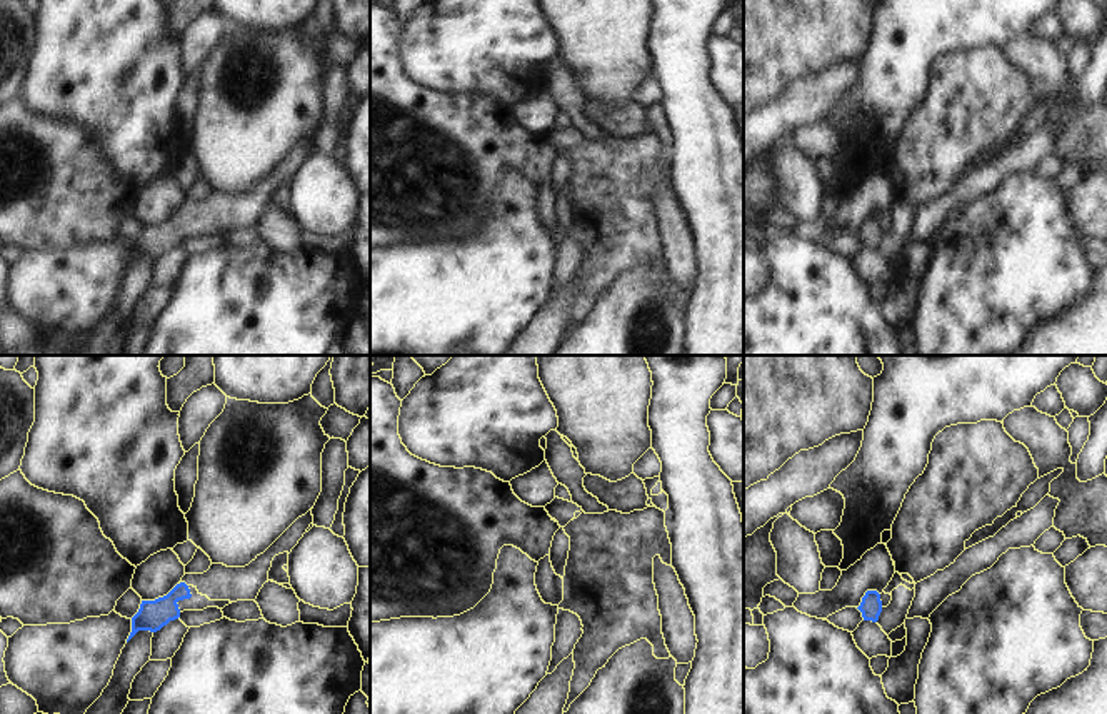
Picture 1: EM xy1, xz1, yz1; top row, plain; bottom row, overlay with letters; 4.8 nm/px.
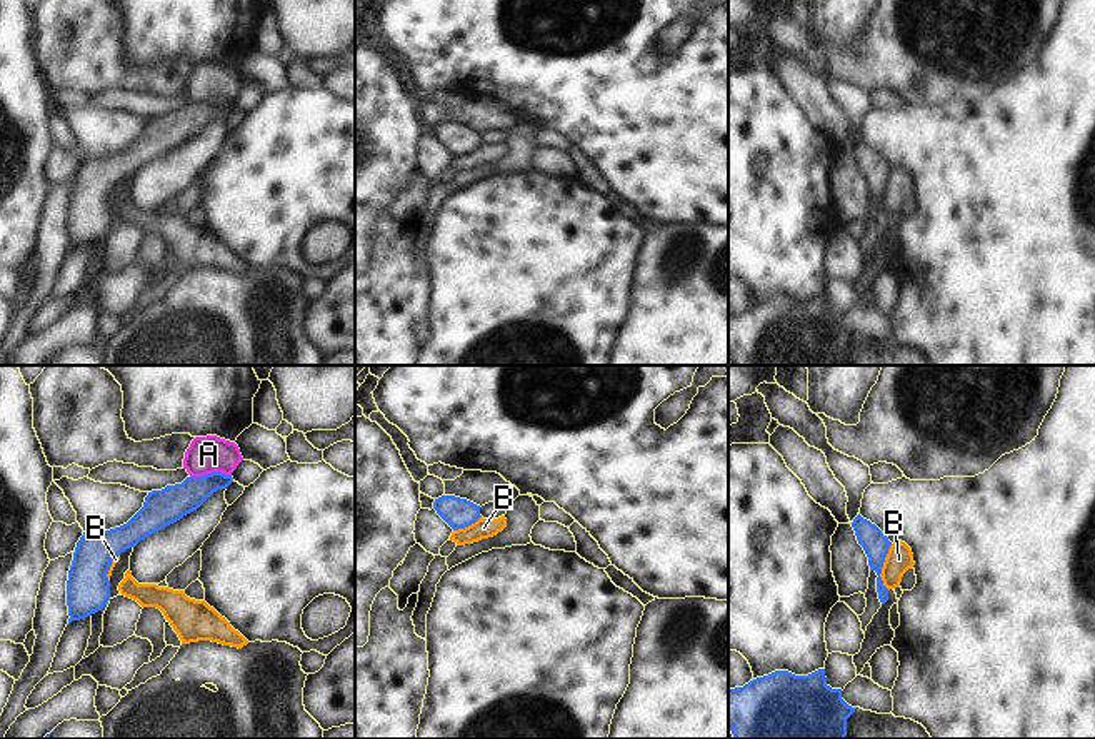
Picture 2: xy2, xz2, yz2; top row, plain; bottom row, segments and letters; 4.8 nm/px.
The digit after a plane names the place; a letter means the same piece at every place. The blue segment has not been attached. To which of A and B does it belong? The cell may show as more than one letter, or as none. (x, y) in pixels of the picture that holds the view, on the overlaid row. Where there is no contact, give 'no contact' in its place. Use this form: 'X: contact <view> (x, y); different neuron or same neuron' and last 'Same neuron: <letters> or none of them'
A: contact xy2 (212, 472); different neuron
B: contact yz2 (882, 566); different neuron
Same neuron: none of them

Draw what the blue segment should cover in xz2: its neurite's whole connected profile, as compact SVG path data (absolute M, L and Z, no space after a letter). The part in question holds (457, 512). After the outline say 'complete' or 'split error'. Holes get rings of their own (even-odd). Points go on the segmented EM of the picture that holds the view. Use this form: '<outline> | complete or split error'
M455 495L435 499L433 509L453 530L465 529L482 517L480 505Z | complete

